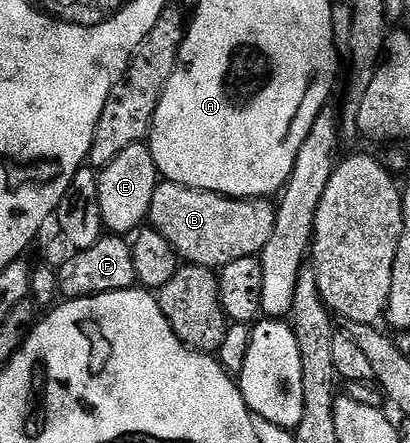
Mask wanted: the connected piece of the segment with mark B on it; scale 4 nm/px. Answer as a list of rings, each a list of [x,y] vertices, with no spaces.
[[[168,181],[158,182],[155,197],[151,199],[148,222],[163,237],[171,241],[178,256],[186,264],[195,267],[212,267],[220,269],[231,261],[239,261],[239,257],[257,257],[262,254],[271,241],[271,233],[275,233],[276,206],[268,198],[264,199],[230,199],[214,191],[200,191],[184,187]]]

